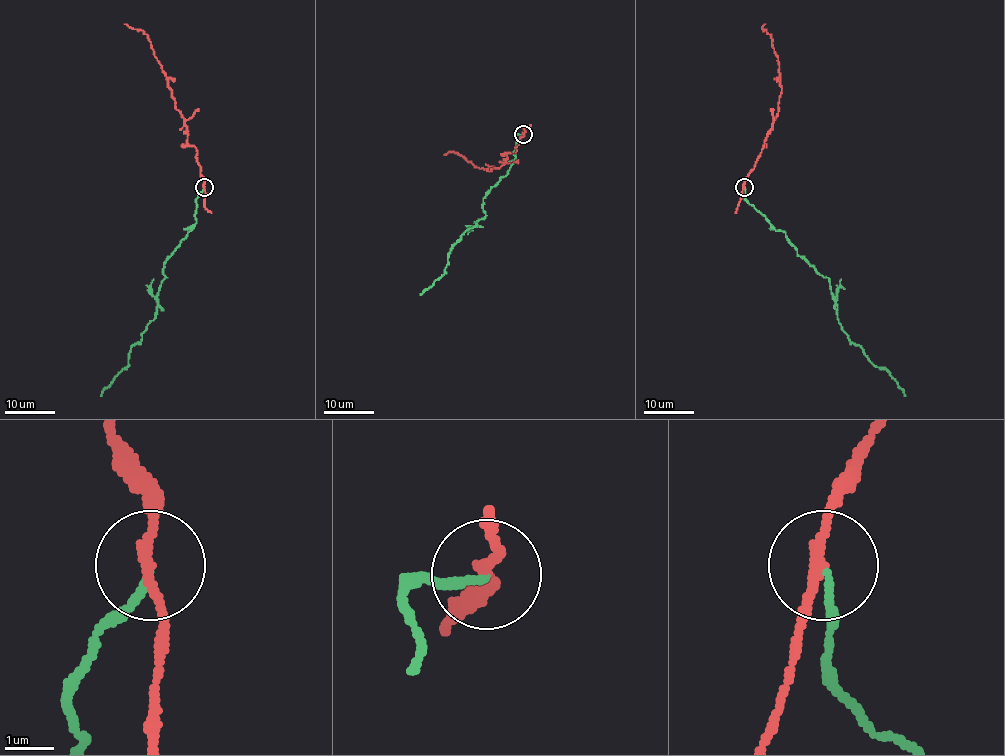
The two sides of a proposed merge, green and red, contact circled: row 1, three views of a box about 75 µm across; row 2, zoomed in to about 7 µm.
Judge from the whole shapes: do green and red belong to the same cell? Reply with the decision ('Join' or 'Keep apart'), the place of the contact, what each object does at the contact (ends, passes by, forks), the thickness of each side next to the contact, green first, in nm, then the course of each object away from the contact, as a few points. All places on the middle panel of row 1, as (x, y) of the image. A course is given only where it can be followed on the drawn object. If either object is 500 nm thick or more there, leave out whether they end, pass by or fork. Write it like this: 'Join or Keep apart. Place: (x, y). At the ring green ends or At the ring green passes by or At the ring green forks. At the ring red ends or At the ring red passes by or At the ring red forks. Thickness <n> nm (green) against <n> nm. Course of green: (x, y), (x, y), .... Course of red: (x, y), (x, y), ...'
Keep apart. Place: (523, 134). At the ring green ends. At the ring red passes by. Thickness 140 nm (green) against 190 nm. Course of green: (523, 133), (516, 136), (508, 174), (483, 199), (485, 216), (461, 235), (451, 248), (444, 273), (420, 293). Course of red: (523, 133), (517, 150), (507, 153), (507, 160), (490, 171), (479, 169), (454, 152), (444, 155)

